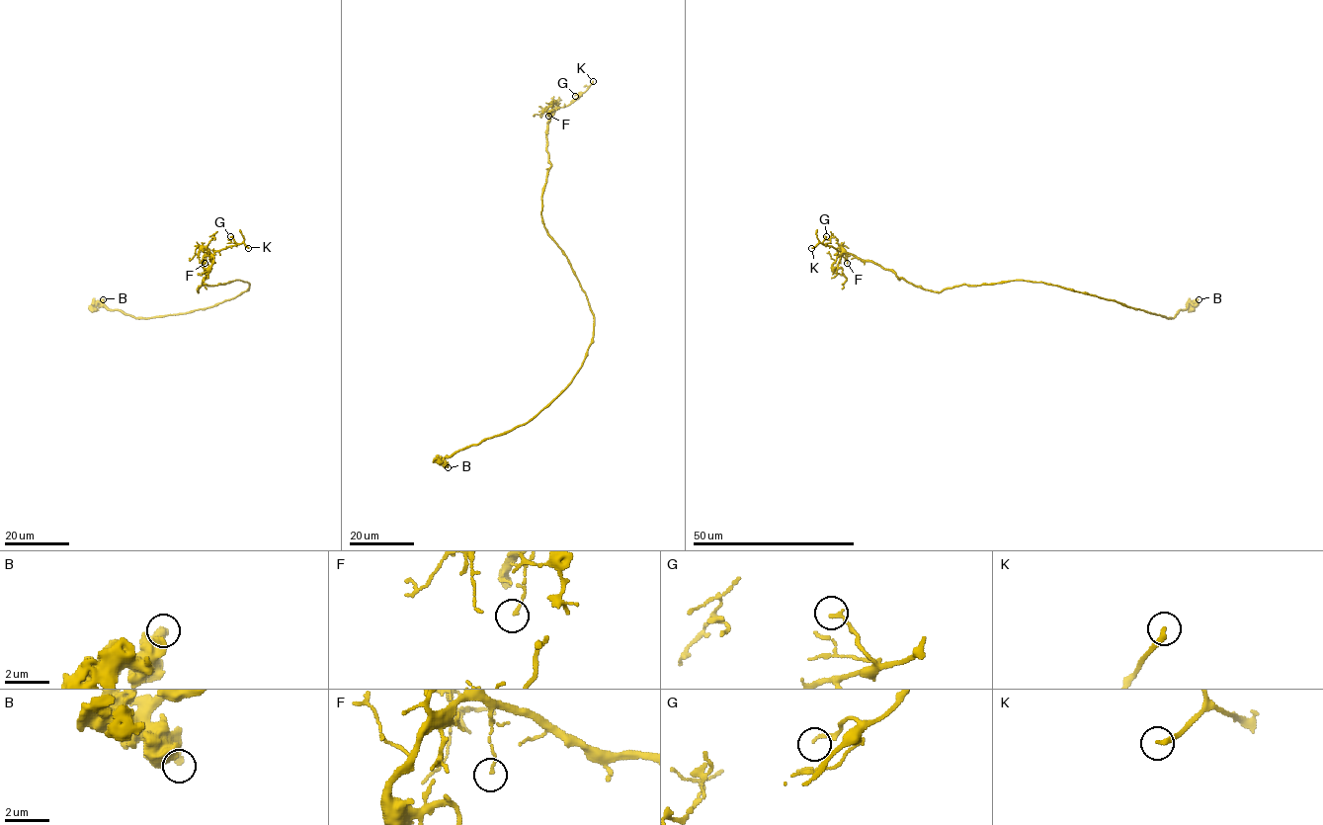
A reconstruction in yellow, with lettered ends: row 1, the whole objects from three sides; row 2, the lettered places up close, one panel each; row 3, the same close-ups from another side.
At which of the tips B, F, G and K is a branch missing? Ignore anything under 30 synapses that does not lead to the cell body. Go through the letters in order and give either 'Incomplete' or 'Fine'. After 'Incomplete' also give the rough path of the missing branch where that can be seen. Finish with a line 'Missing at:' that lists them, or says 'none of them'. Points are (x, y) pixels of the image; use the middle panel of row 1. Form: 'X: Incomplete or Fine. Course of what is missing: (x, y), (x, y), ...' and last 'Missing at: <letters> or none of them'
B: Fine
F: Fine
G: Fine
K: Incomplete
Missing at: K

